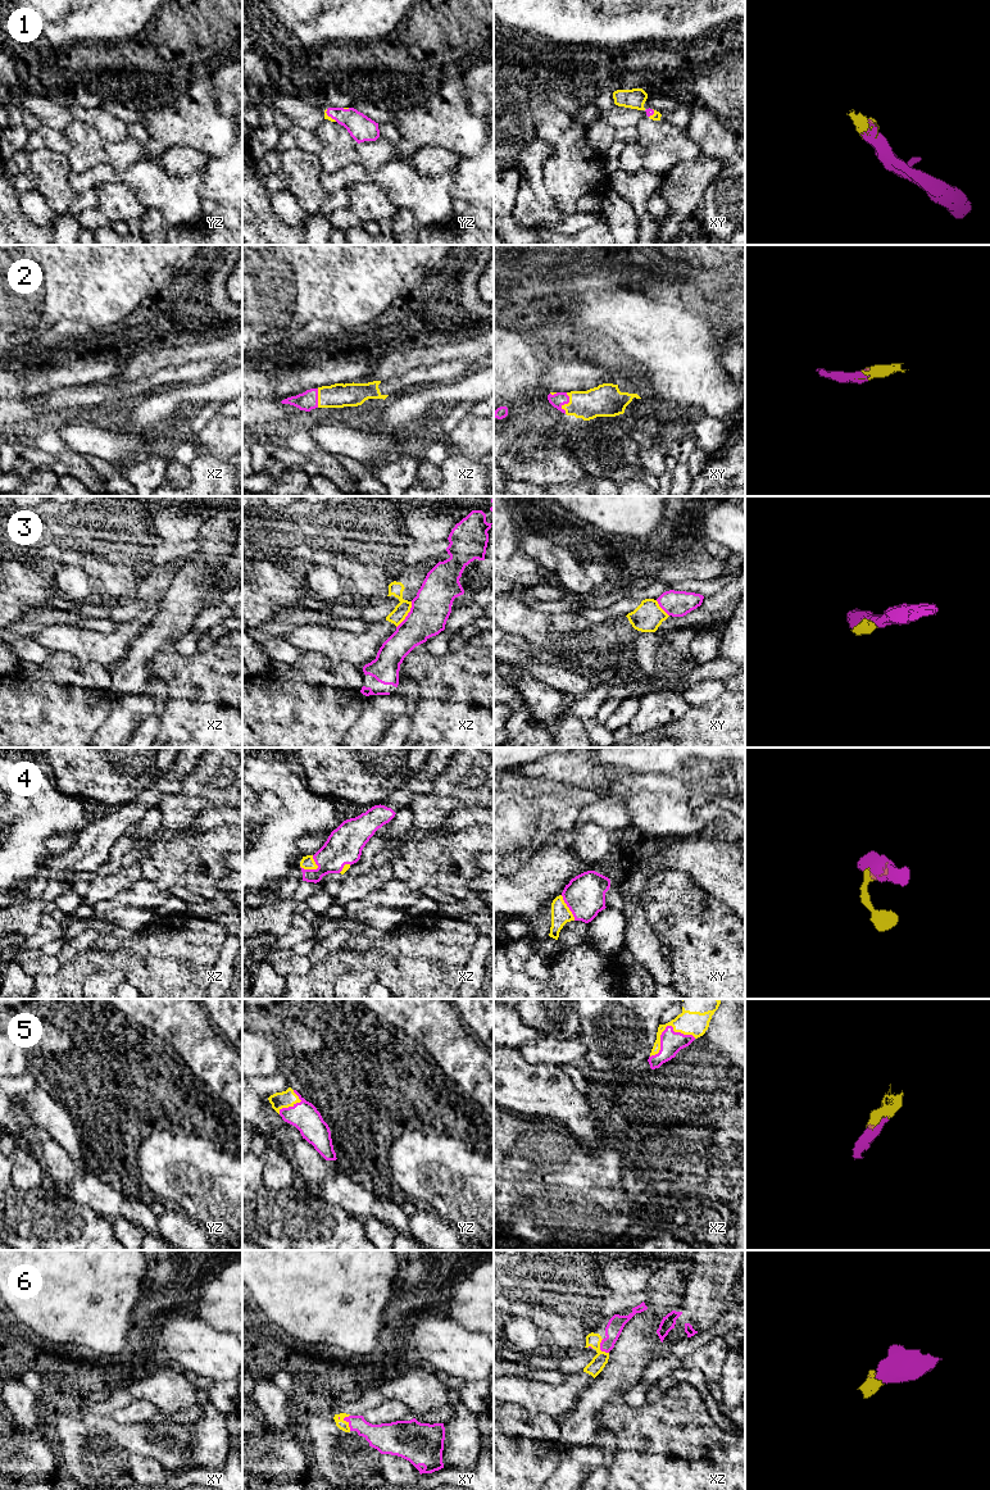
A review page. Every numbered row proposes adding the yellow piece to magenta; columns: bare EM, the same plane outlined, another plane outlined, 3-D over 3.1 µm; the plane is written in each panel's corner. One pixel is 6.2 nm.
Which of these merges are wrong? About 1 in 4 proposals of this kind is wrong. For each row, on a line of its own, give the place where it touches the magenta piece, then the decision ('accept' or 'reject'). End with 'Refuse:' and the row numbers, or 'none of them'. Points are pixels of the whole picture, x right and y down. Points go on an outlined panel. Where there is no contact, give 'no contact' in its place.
1: meets magenta in yz at (330, 116); accept
2: meets magenta in xy at (566, 403); accept
3: meets magenta in xz at (408, 614); reject
4: meets magenta in xz at (309, 870); accept
5: meets magenta in xz at (666, 1029); accept
6: meets magenta in xy at (346, 1421); accept
Refuse: 3

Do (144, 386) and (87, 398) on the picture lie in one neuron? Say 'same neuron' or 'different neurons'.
same neuron

